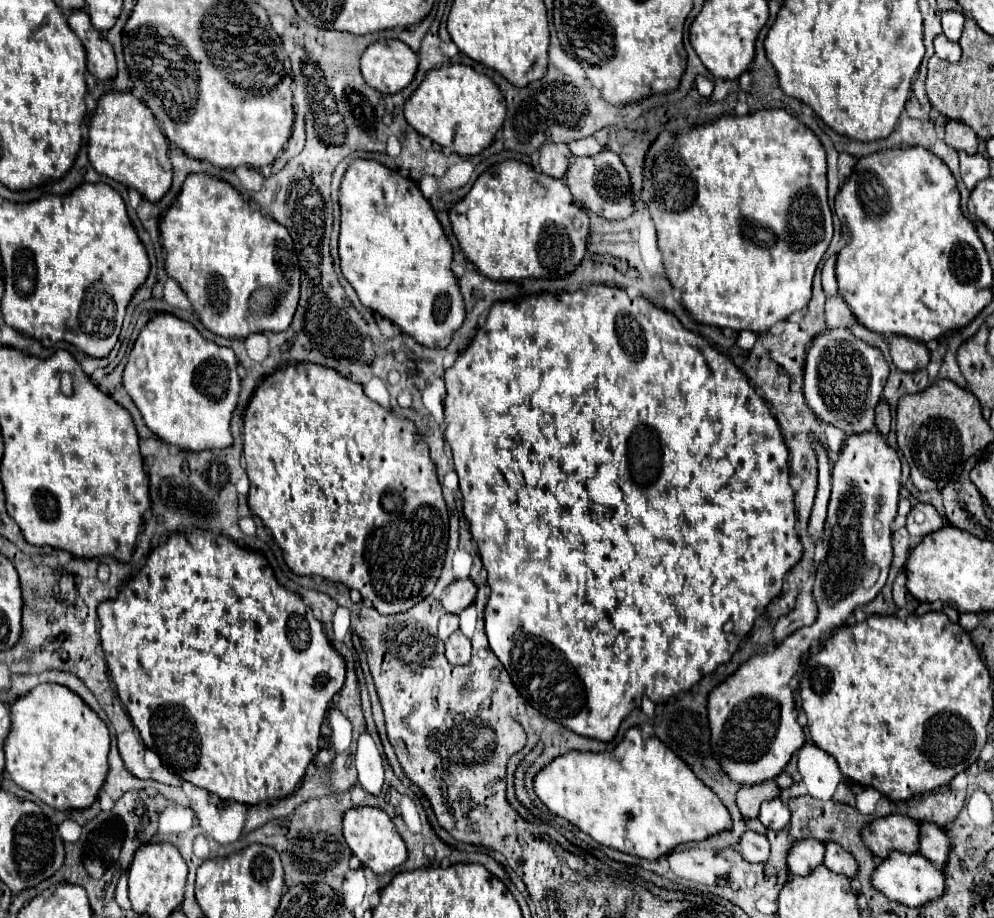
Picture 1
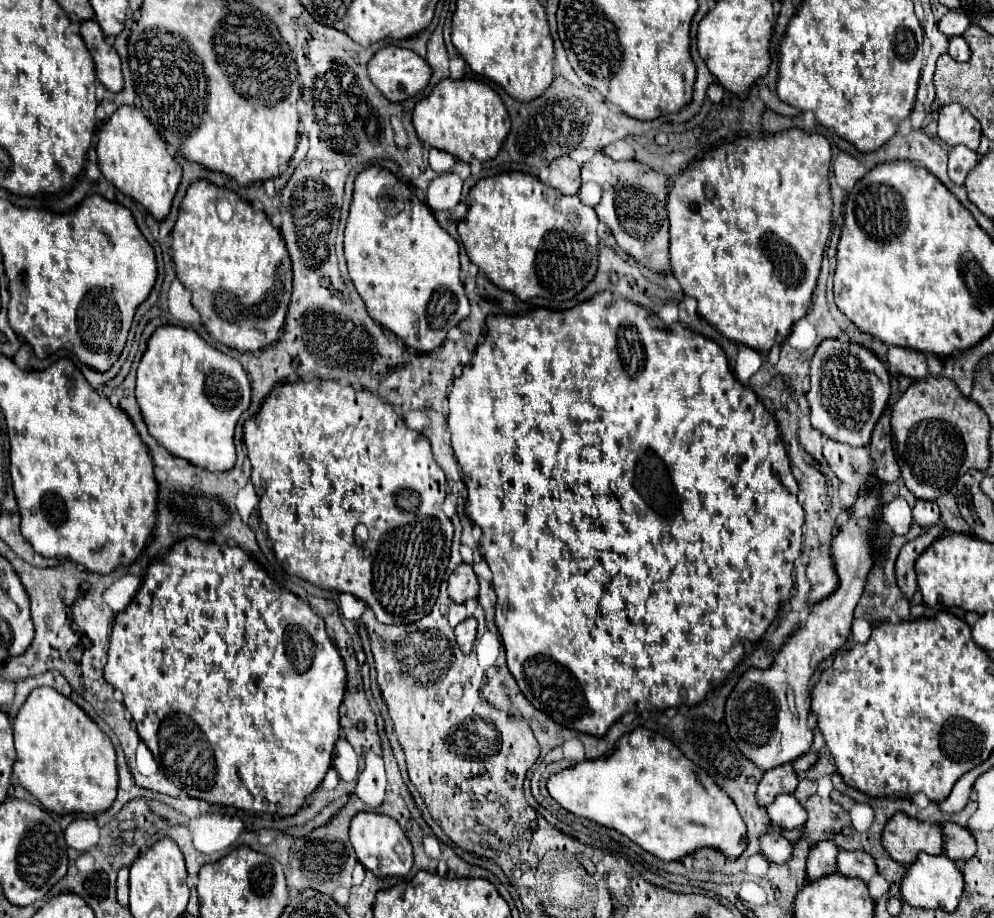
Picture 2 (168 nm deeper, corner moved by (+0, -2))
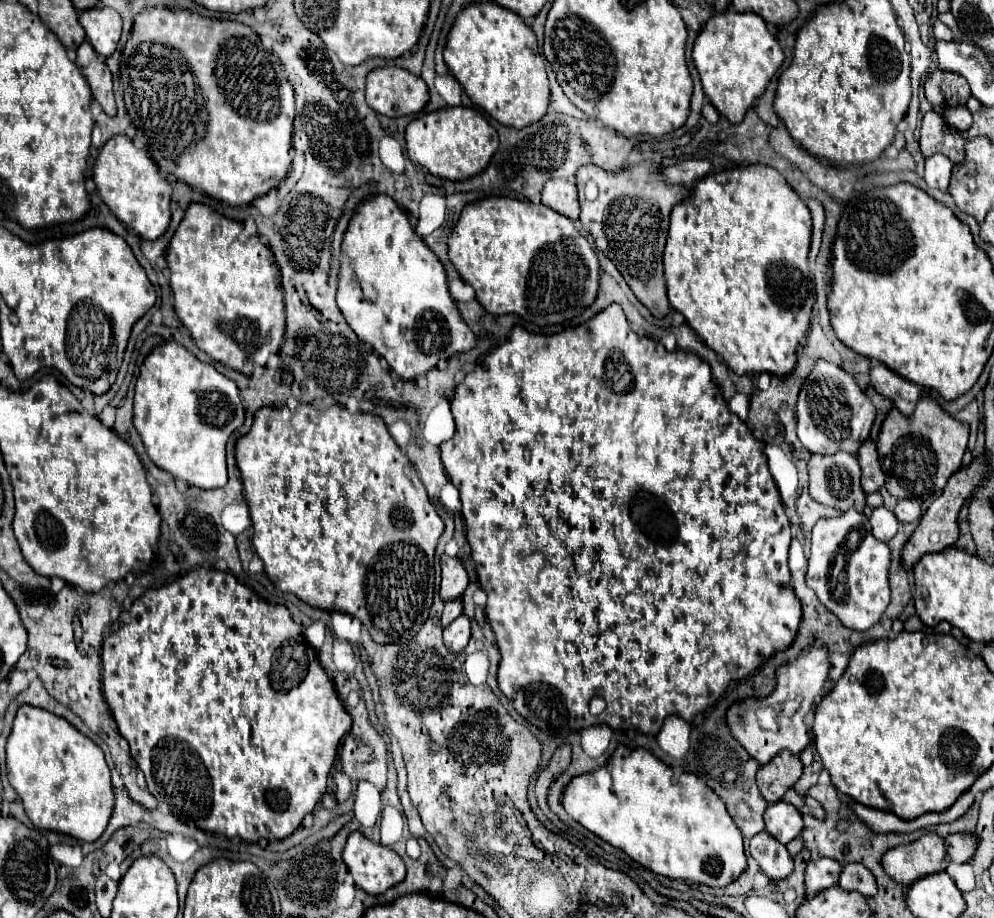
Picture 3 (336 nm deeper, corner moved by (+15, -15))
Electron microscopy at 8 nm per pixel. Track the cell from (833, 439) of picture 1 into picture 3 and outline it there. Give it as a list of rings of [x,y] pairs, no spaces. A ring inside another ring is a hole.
[[[845,451],[835,455],[813,455],[809,461],[809,489],[811,497],[823,505],[829,505],[837,511],[857,509],[863,511],[865,507],[865,493],[861,489],[861,469],[855,455]]]

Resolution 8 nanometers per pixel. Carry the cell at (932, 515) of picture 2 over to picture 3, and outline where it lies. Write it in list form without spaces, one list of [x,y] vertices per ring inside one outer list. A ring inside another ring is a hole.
[[[899,501],[897,507],[895,507],[895,517],[901,521],[901,523],[913,523],[913,521],[919,521],[921,515],[923,515],[923,509],[917,501]]]

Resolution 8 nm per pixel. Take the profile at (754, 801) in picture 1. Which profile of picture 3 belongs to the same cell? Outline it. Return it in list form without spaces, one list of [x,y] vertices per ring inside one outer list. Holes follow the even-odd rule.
[[[787,751],[779,755],[779,759],[773,759],[773,763],[767,763],[765,767],[759,767],[757,771],[757,787],[763,795],[763,799],[771,805],[781,801],[785,791],[793,787],[793,783],[801,777],[803,767],[799,757],[789,755]]]

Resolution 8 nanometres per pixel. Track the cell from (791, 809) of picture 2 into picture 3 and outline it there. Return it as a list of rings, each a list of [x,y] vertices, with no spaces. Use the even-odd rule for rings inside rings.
[[[779,801],[779,803],[767,807],[767,811],[765,811],[765,831],[769,835],[773,835],[779,843],[787,845],[791,839],[799,837],[801,827],[803,827],[801,813],[793,805]]]

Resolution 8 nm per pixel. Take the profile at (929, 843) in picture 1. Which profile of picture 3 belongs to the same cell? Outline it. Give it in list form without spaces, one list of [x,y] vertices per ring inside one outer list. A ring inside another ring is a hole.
[[[955,833],[945,837],[945,847],[947,847],[947,857],[953,863],[967,863],[977,847],[977,839],[975,835],[967,835],[967,833]]]

